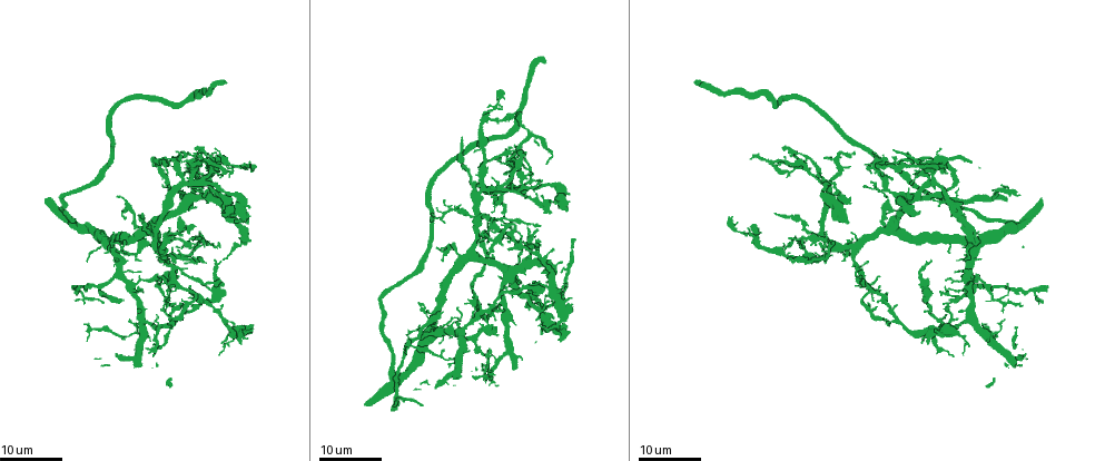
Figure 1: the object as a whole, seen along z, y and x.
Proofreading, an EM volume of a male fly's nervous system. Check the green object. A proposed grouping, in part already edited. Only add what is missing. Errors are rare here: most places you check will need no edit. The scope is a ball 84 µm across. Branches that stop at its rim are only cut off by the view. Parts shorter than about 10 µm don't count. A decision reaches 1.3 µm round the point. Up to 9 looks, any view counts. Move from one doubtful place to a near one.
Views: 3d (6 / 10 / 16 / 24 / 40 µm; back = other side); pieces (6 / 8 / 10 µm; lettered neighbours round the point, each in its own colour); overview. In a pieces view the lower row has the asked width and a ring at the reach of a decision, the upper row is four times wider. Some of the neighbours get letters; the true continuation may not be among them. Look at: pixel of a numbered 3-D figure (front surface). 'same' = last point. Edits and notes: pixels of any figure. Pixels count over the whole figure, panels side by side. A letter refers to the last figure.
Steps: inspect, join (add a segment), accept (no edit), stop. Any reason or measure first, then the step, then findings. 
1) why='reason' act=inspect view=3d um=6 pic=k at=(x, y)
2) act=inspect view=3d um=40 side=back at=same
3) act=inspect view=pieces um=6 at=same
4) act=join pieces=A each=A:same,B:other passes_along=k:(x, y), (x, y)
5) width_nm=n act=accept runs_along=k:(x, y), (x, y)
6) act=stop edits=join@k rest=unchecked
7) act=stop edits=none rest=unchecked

why='an open end' act=inspect view=3d um=16 pic=1 at=(491, 254)

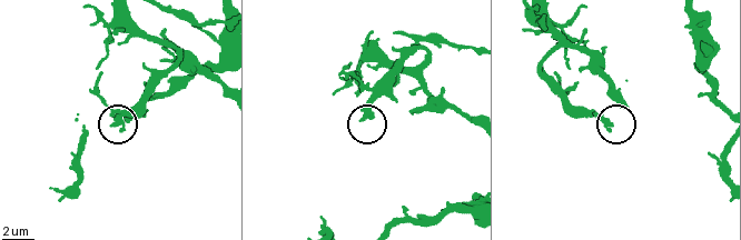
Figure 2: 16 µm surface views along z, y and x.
act=inspect view=3d um=10 pic=2 at=(610, 126)

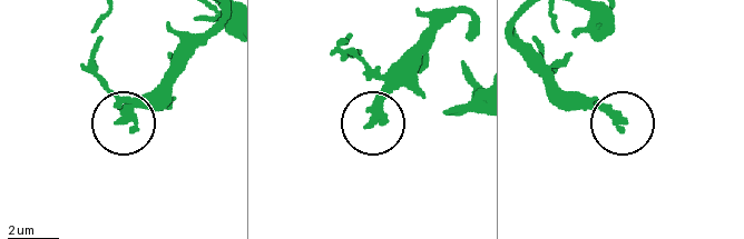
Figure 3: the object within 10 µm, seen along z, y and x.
act=inspect view=pieces um=10 pic=3 at=(122, 118)

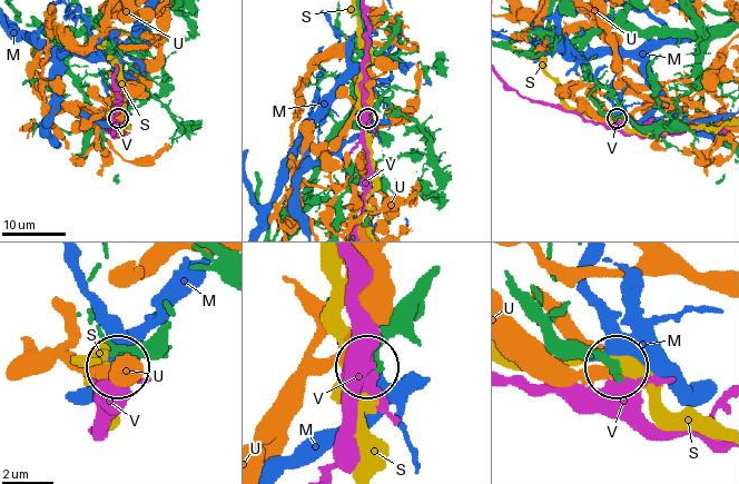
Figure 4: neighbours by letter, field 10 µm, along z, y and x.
act=accept each=M:other,S:other,U:other,V:other found='none of them fits'

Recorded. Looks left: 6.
why='branch stops here' act=inspect view=3d um=16 pic=1 at=(219, 243)

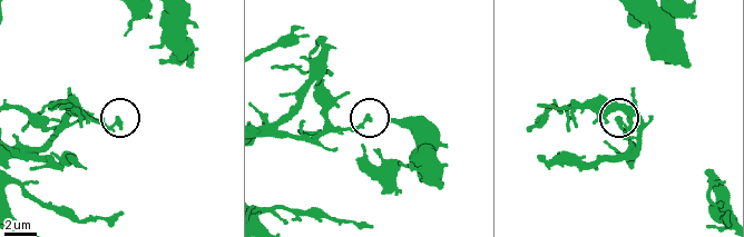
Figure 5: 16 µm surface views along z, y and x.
act=inspect view=pieces um=6 pic=5 at=(369, 114)

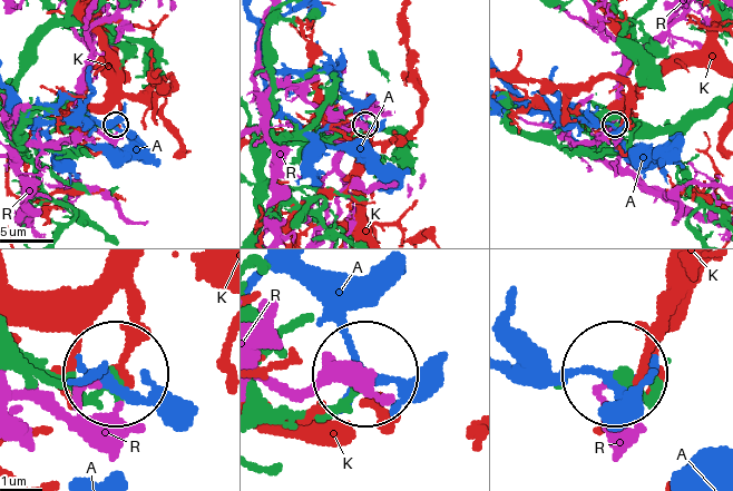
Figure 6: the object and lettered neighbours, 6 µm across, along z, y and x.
act=accept each=A:other,K:other,R:other found='none of them fits'

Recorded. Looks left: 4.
why='free end' act=inspect view=3d um=16 pic=1 at=(221, 281)

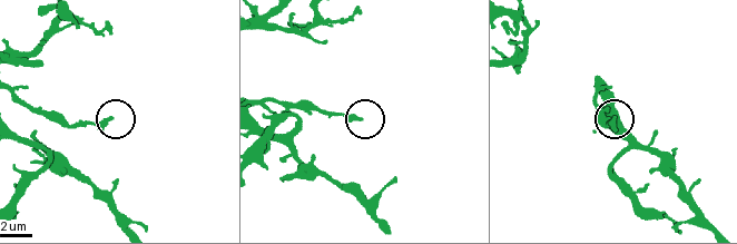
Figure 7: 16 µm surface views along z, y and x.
act=inspect view=pieces um=10 pic=7 at=(357, 118)

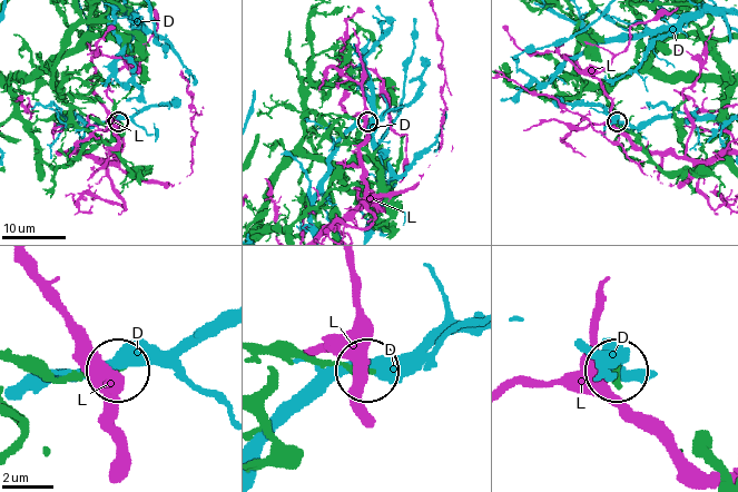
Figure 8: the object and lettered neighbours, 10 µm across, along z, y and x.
act=accept each=D:other,L:other found='none of them fits'

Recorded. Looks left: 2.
why='free end' act=inspect view=3d um=24 pic=1 at=(893, 149)

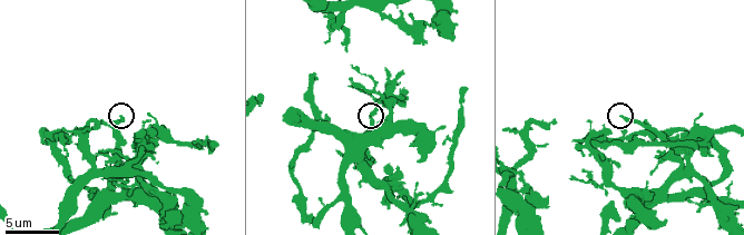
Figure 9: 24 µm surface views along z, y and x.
act=inspect view=pieces um=8 pic=9 at=(372, 117)

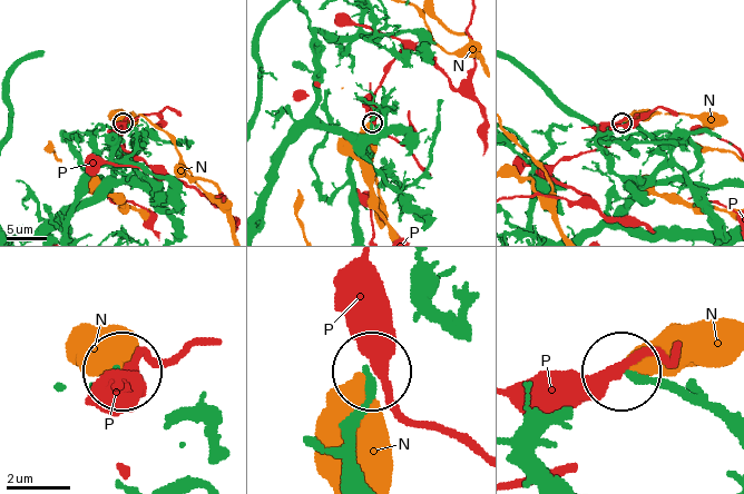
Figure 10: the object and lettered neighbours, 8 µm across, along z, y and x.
act=accept each=N:other,P:other runs_along=10:(356, 475), (356, 427), (370, 374) found='none of them fits'

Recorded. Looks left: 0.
act=stop edits=none rest=unchecked

